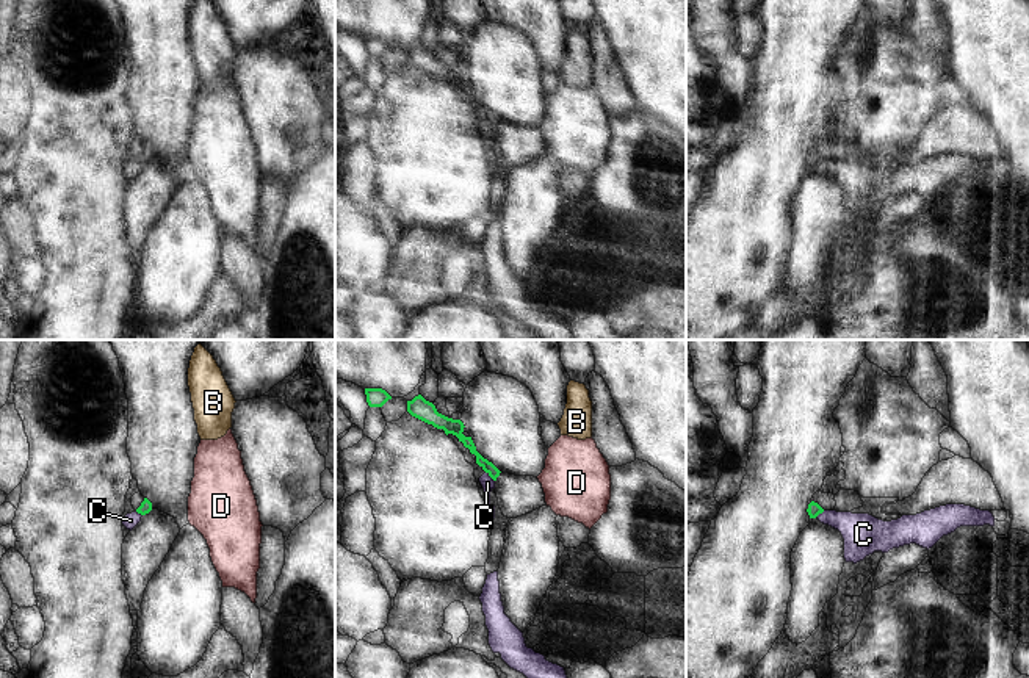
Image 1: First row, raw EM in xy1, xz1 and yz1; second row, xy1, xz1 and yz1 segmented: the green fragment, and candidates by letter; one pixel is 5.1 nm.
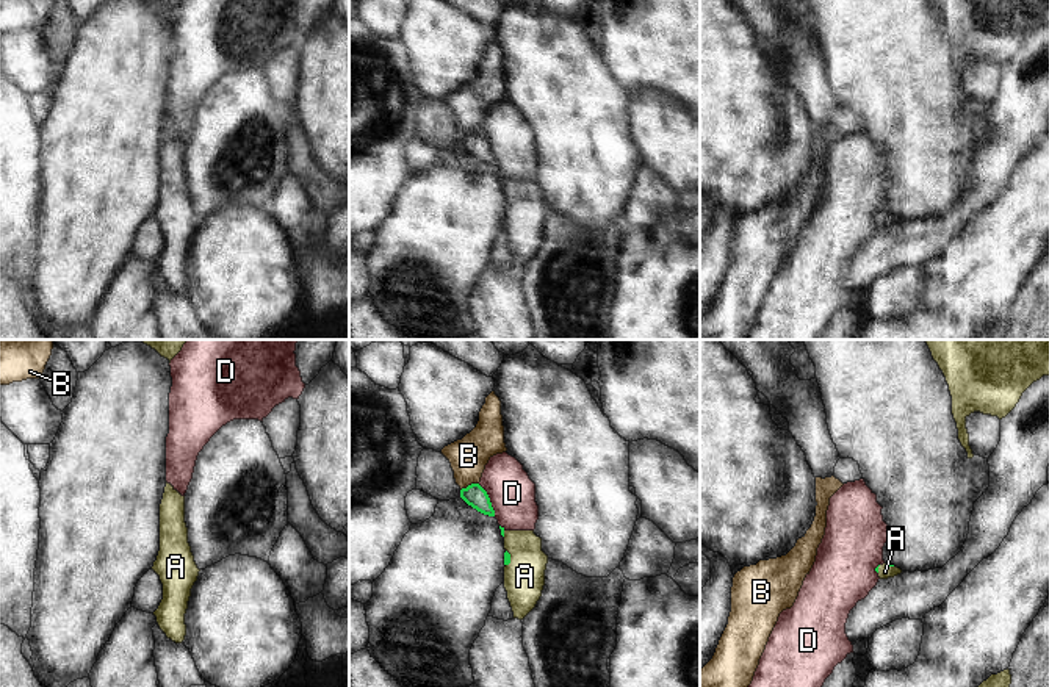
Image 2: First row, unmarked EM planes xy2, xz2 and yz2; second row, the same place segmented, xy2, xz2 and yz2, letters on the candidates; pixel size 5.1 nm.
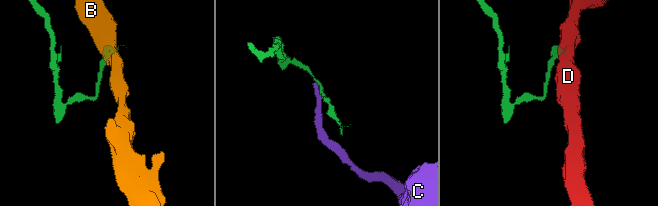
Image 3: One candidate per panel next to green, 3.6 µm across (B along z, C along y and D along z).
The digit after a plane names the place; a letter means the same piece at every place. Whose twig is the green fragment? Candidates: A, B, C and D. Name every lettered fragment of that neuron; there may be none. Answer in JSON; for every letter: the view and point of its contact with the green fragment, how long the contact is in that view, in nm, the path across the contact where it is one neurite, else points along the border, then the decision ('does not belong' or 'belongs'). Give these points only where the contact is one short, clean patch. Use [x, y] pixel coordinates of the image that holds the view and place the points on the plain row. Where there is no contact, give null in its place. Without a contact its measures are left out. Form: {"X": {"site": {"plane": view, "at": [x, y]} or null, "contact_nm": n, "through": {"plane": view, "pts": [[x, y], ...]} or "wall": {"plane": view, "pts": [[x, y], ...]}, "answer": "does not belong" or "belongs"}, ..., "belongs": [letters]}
{"A": {"site": {"plane": "xz2", "at": [509, 207]}, "contact_nm": 90, "through": {"plane": "xz2", "pts": [[506, 204], [509, 207], [525, 226]]}, "answer": "belongs"}, "B": {"site": {"plane": "xz2", "at": [468, 135]}, "contact_nm": 100, "wall": {"plane": "xz2", "pts": [[478, 132], [472, 132], [461, 140]]}, "answer": "does not belong"}, "C": {"site": {"plane": "xz1", "at": [489, 124]}, "contact_nm": 70, "wall": {"plane": "xz1", "pts": [[486, 121], [494, 130]]}, "answer": "does not belong"}, "D": {"site": {"plane": "xz2", "at": [489, 149]}, "contact_nm": 190, "wall": {"plane": "xz2", "pts": [[478, 133], [486, 141], [495, 165]]}, "answer": "does not belong"}, "belongs": ["A"]}

